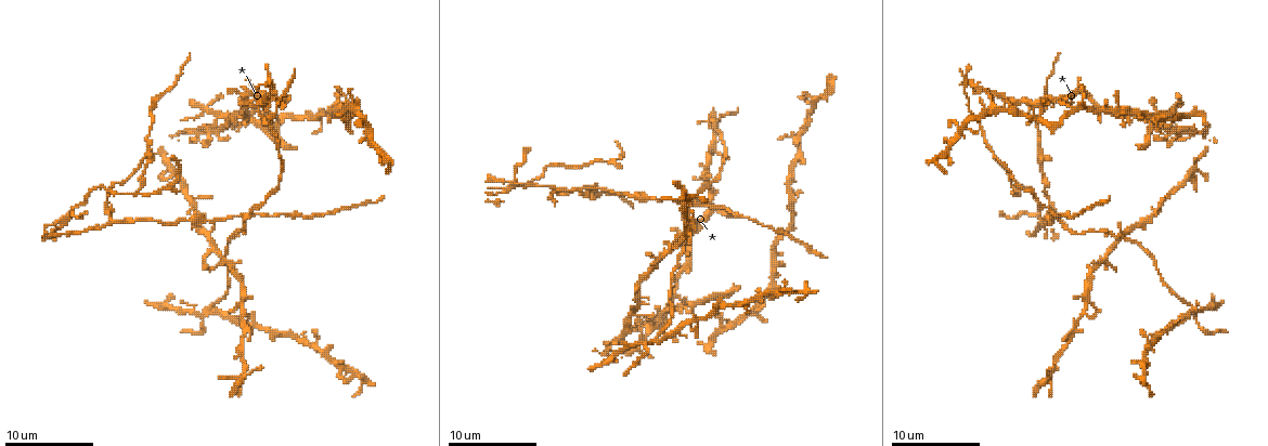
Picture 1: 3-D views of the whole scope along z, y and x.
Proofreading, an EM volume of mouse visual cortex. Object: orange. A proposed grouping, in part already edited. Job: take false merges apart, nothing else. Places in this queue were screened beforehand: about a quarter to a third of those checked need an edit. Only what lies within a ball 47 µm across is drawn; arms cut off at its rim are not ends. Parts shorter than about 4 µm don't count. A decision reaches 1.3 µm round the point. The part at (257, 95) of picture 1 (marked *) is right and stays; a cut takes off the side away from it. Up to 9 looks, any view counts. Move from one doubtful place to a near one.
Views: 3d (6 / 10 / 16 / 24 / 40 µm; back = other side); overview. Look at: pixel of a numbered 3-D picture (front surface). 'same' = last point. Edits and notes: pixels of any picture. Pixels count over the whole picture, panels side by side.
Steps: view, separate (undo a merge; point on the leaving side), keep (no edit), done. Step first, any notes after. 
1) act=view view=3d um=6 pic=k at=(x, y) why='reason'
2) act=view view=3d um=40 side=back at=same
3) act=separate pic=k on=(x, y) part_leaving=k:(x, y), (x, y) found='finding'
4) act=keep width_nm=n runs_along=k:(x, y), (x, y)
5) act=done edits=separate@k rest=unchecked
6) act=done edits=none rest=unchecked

act=view view=3d um=16 pic=1 at=(1060, 98) why='four or more arms meet'

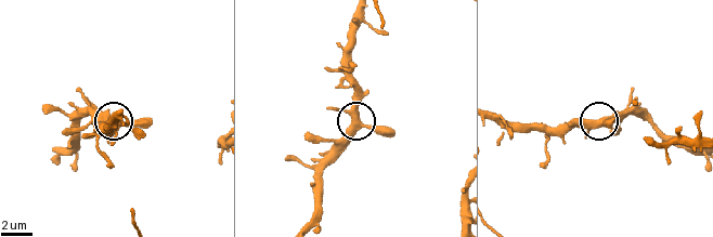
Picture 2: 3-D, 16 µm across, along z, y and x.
act=keep width_nm=400 runs_along=2:(95, 118), (151, 121) found='continuous, no second neuron'

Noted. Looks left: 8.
act=view view=3d um=16 pic=1 at=(1057, 219) why='three arms meet'

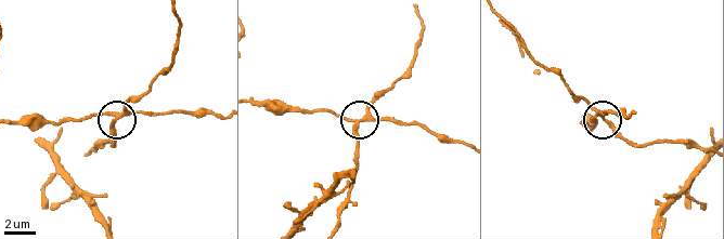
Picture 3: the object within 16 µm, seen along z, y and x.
act=separate pic=3 on=(149, 114) arms=3 part_leaving=3:(125, 115), (14, 122) found='a second neuron is stuck on'

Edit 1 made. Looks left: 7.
act=view view=3d um=6 pic=1 at=(1000, 96) why='calibre changes'

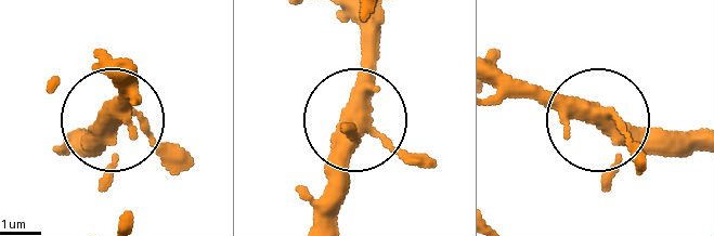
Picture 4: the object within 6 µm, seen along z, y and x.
act=view view=3d um=6 side=back pic=4 at=(599, 120) why='other side'

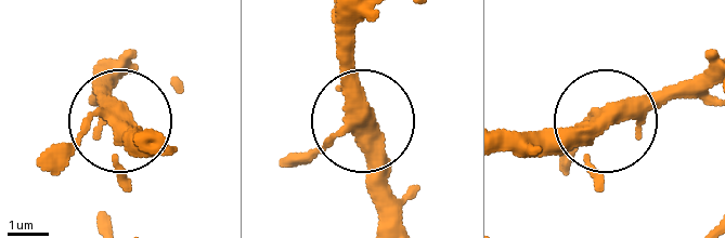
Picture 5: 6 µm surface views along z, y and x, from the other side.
act=keep width_nm=380 runs_along=5:(375, 220), (375, 137), (354, 27) found='all the same neuron'

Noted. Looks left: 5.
act=done edits=separate@3 rest=unchecked

